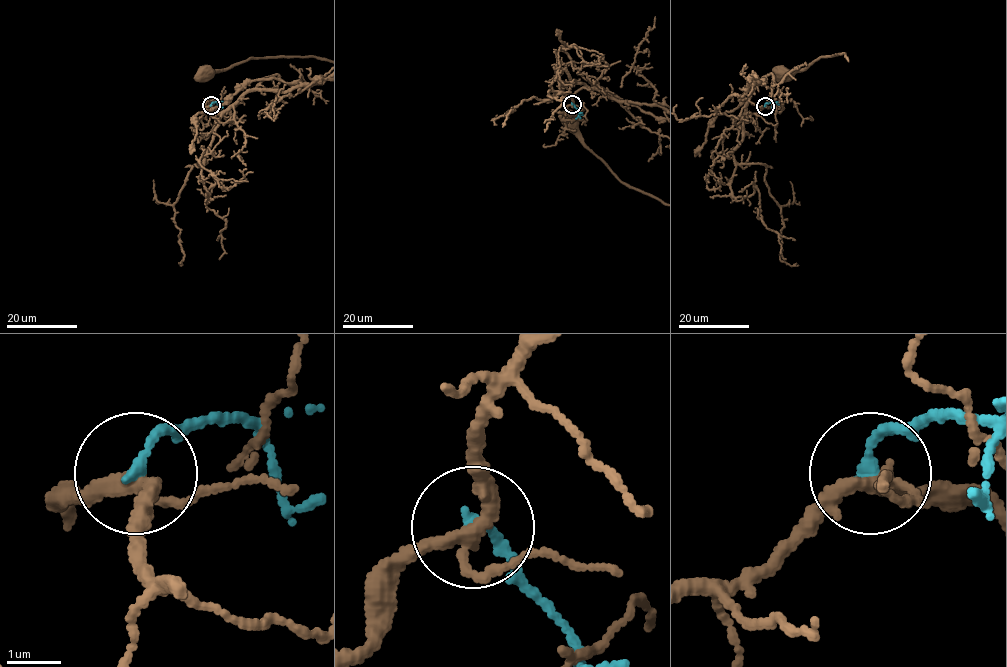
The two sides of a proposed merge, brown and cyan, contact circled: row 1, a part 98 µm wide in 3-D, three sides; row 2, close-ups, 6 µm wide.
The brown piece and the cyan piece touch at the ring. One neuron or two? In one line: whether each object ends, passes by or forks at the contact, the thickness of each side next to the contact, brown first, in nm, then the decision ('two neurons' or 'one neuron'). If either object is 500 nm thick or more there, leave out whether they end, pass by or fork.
brown forks; cyan ends; calibres 240 and 200 nm; two neurons

